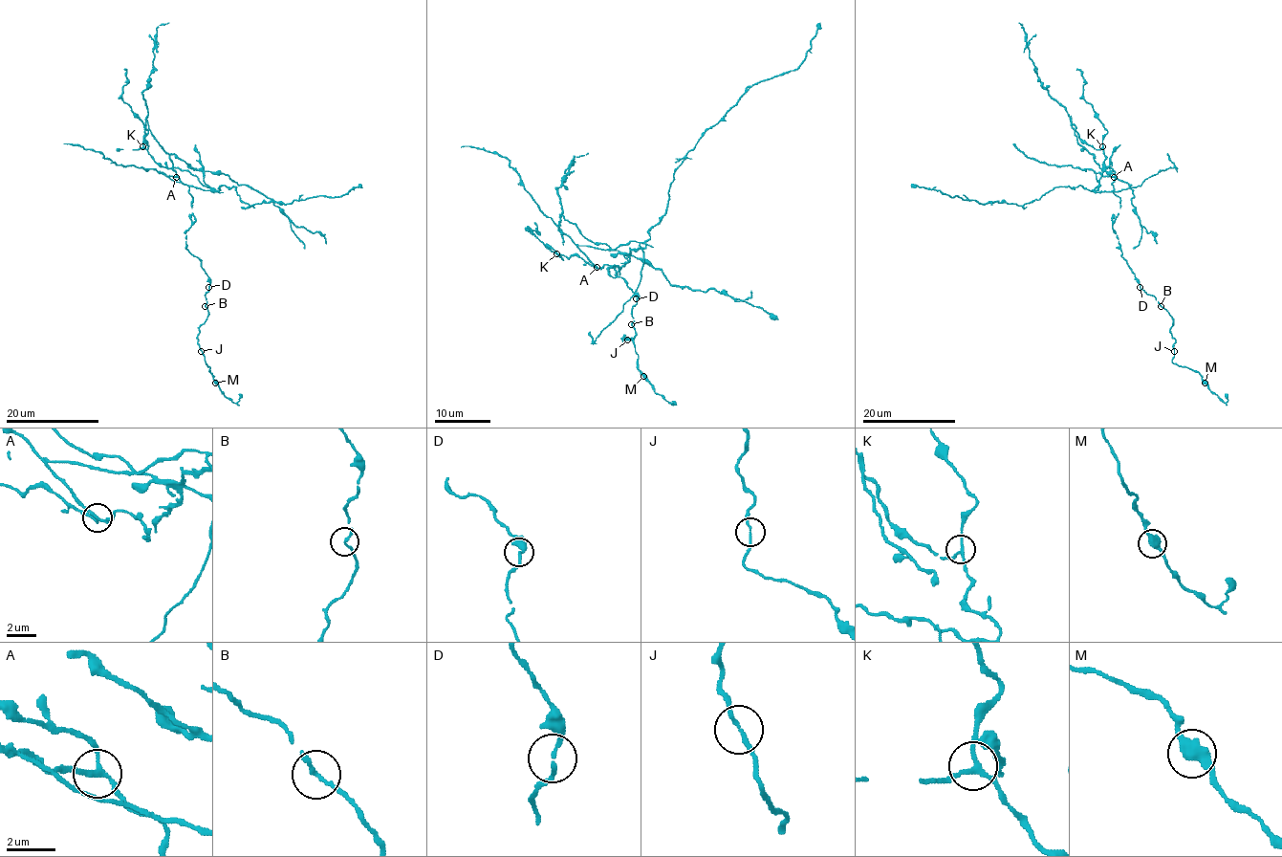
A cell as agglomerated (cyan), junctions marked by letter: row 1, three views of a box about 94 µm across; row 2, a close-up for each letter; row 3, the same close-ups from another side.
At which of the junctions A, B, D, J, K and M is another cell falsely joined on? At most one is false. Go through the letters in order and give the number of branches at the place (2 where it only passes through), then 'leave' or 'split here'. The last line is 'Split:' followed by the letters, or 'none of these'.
A: branches 3; split here
B: branches 1; leave
D: branches 2; leave
J: branches 2; leave
K: branches 3; leave
M: branches 2; leave
Split: A

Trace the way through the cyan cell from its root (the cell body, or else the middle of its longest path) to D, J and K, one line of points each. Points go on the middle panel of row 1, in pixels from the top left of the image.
D: (593, 263), (598, 268), (610, 265), (616, 274), (619, 269), (617, 266), (608, 273), (621, 277), (637, 298)
J: (593, 263), (610, 265), (616, 274), (617, 266), (608, 273), (638, 298), (635, 336), (624, 335), (626, 340)
K: (593, 263), (597, 269), (575, 254), (568, 257), (556, 253)

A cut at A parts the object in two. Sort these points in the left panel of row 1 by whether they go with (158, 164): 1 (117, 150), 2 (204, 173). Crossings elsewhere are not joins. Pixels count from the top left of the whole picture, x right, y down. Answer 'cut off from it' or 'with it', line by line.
1: with it
2: cut off from it

